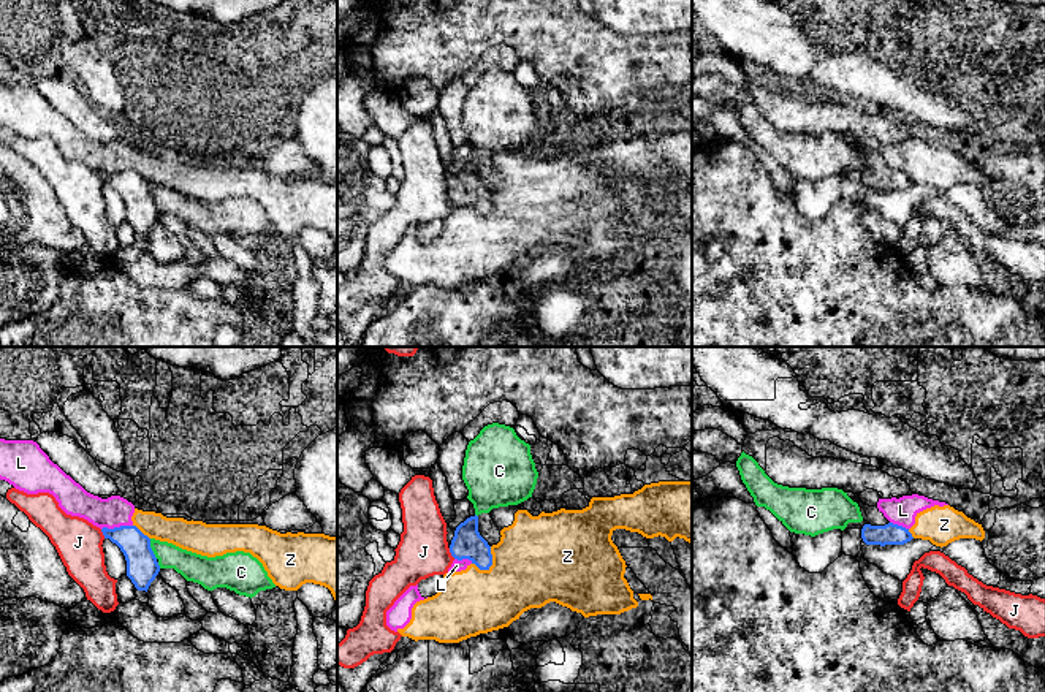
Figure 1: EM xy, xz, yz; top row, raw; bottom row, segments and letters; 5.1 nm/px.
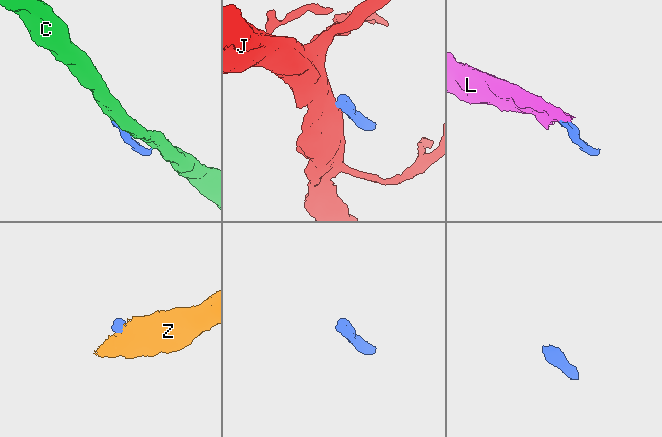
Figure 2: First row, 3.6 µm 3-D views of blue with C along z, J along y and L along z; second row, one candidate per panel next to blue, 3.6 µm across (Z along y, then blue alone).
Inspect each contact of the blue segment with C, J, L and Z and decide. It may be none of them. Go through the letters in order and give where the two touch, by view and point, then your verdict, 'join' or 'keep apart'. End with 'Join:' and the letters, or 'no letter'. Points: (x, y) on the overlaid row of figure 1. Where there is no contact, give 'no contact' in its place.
C: xy (151, 548) | keep apart
J: xz (450, 551) | keep apart
L: xy (116, 528) | keep apart
Z: xz (491, 561) | keep apart
Join: no letter

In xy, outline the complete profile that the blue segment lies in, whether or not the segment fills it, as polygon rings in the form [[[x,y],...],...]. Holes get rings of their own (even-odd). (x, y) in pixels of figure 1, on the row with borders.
[[[120,526],[114,529],[101,529],[104,538],[116,543],[127,561],[127,576],[138,591],[149,589],[150,583],[160,572],[157,557],[150,548],[150,538],[136,526]]]

